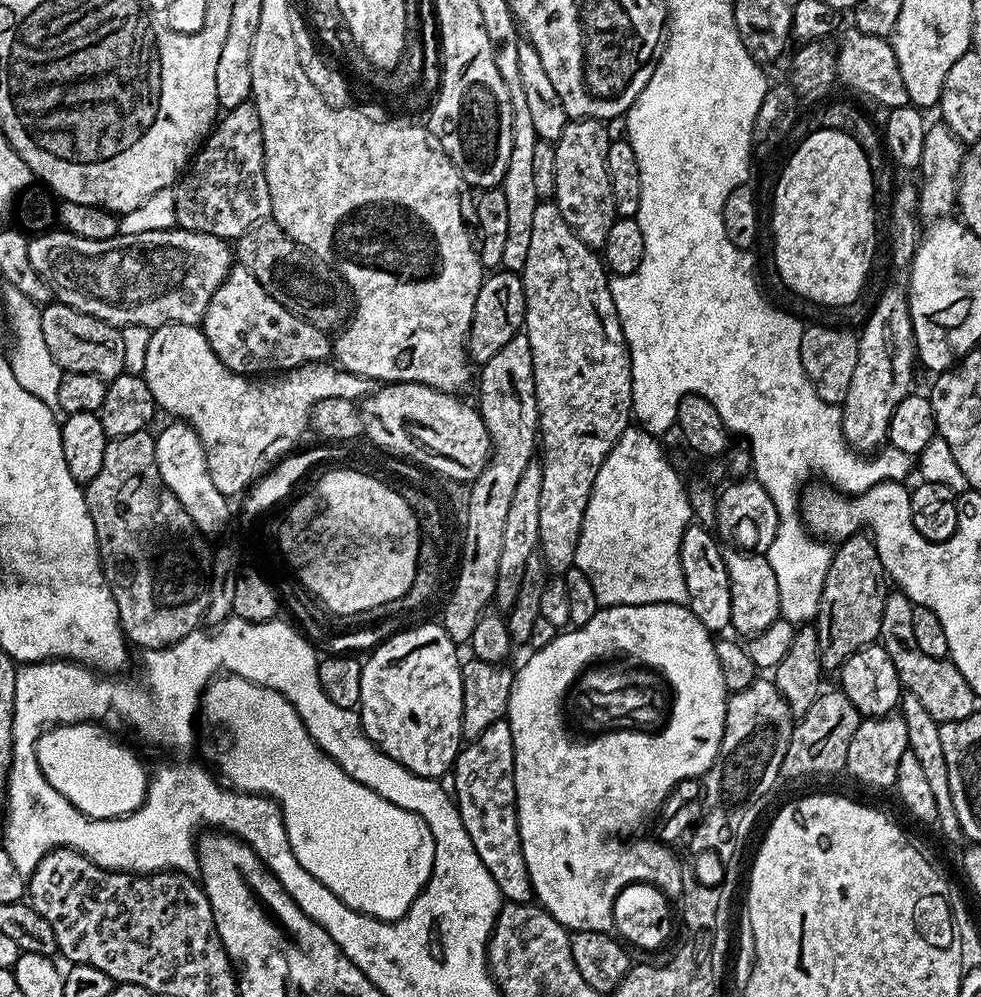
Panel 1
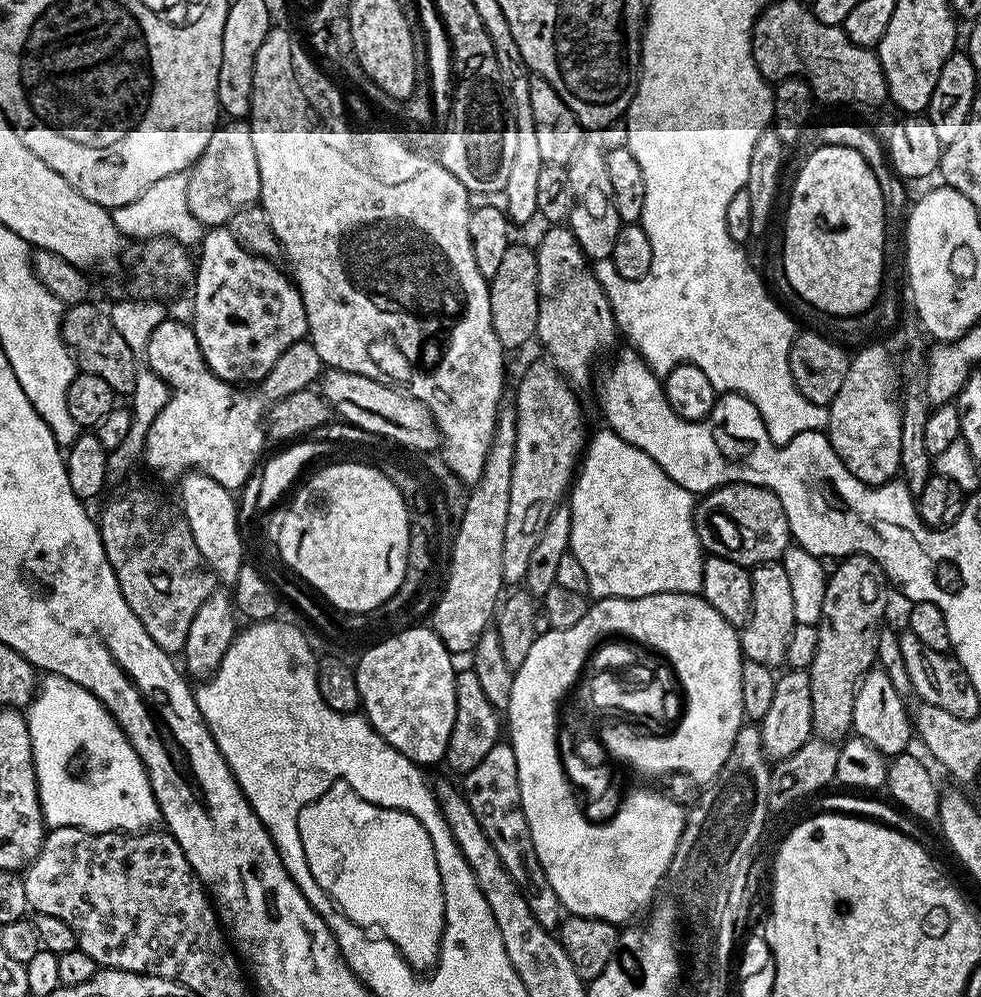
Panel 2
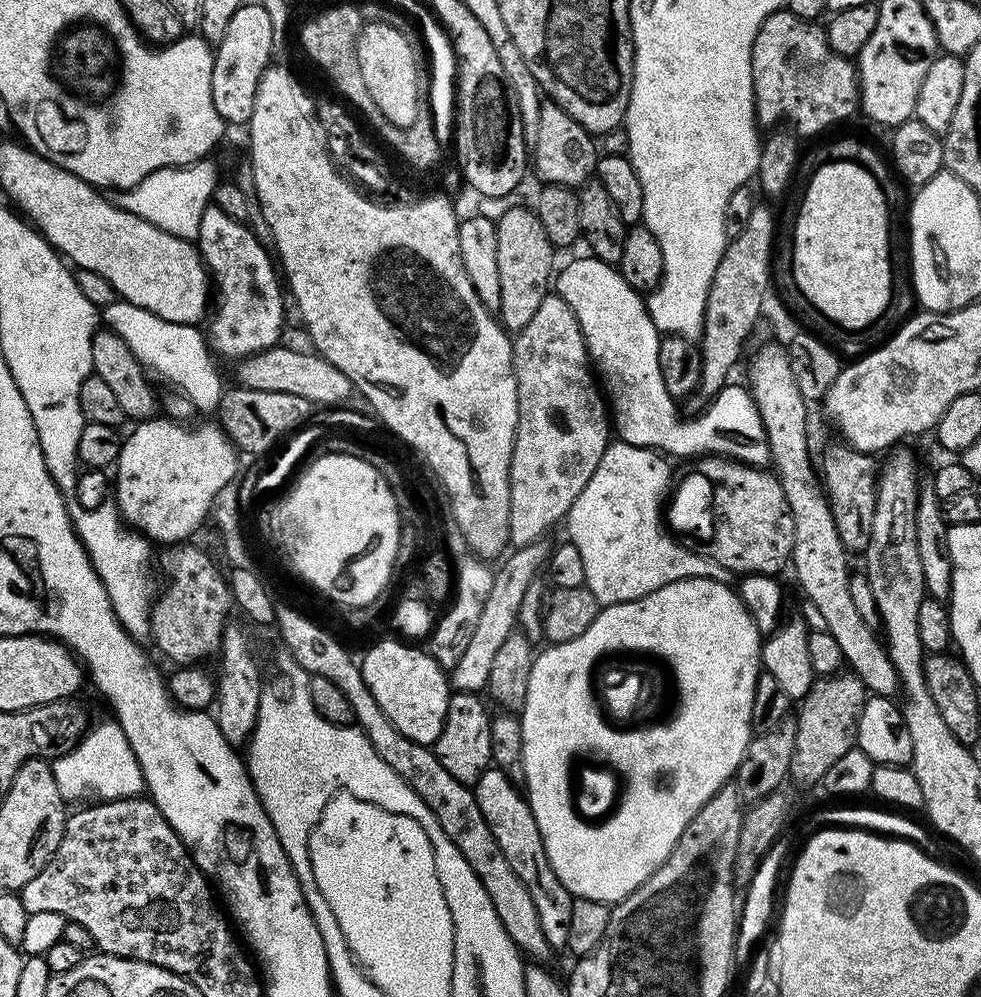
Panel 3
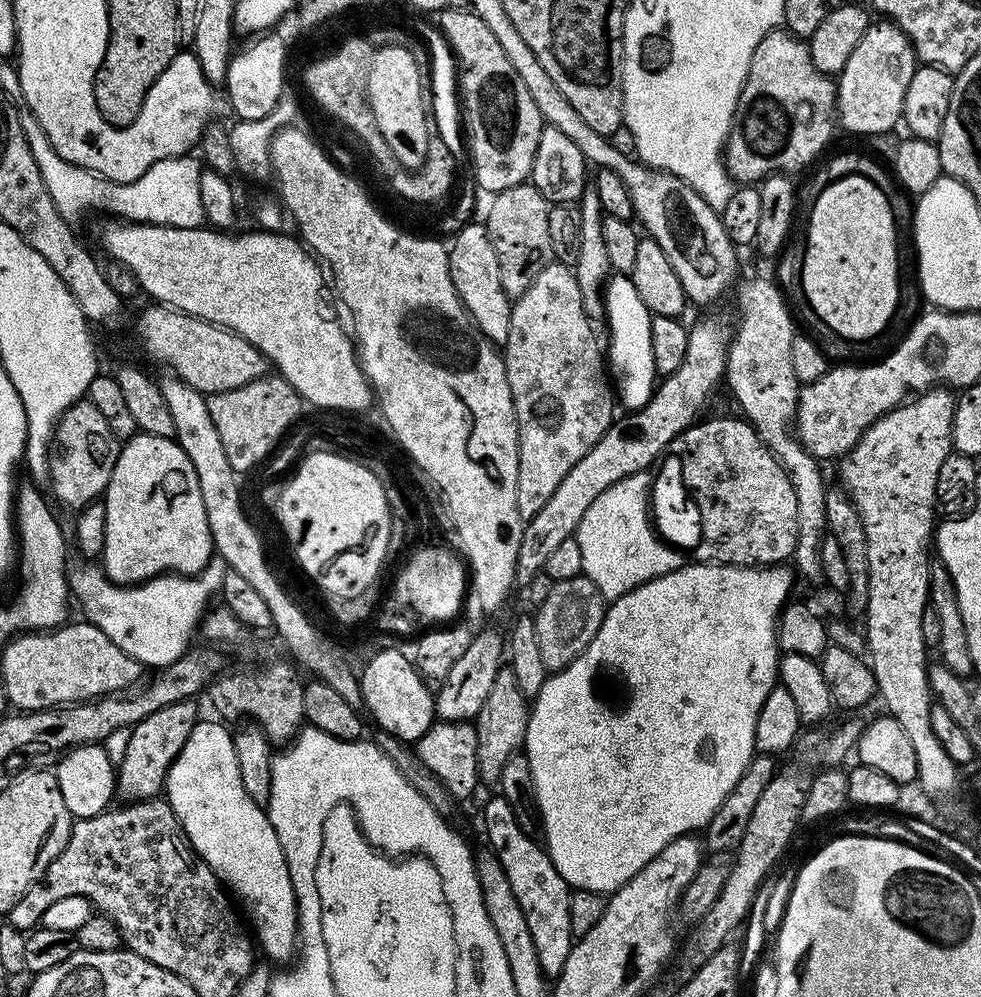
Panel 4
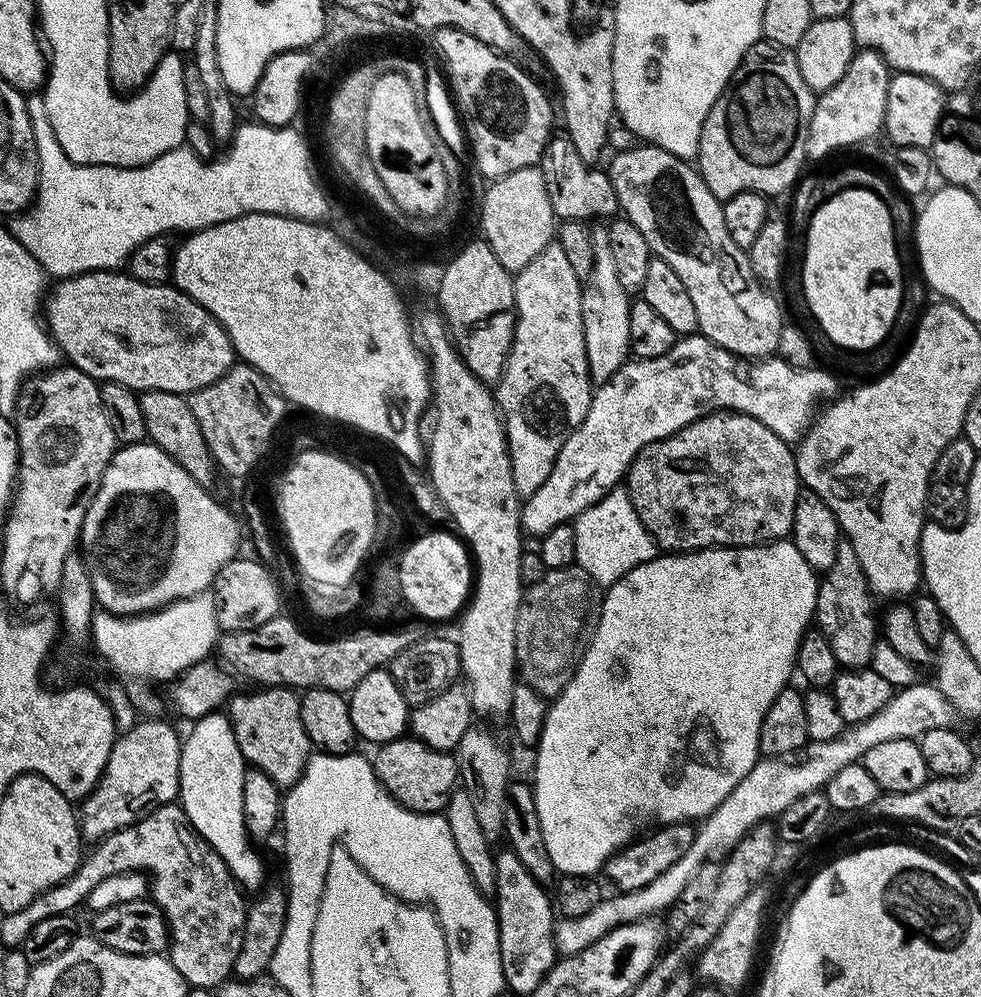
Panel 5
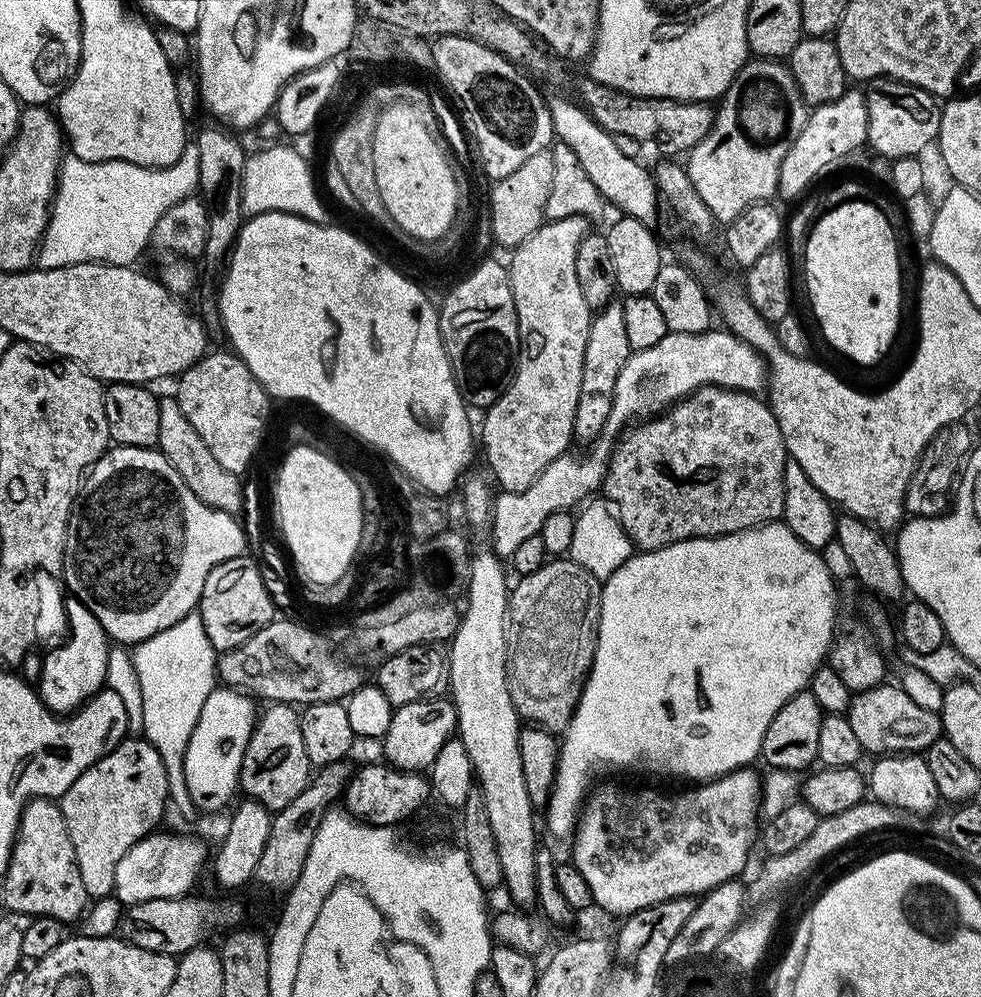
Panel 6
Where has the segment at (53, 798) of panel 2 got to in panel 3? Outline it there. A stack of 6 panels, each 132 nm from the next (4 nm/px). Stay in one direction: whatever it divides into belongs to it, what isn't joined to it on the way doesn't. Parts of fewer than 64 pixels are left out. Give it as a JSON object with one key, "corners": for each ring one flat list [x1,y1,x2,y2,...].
{"corners":[[108,718,105,724,100,724,84,733,79,744,68,753,67,756,58,756,51,761,52,773,58,782,58,790,62,794,65,802,80,800,83,796,92,796,88,798,99,798,105,800,125,800,131,796,139,796,145,791,144,775,138,766,138,758,126,738,126,734,116,723,115,719]]}

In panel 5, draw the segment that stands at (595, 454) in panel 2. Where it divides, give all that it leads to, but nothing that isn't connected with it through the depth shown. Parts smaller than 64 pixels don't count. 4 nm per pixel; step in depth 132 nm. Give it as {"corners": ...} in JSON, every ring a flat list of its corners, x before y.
{"corners":[[627,491,607,492,594,506,574,521,576,529,576,564,590,574,598,585,610,586,621,580,634,566,642,566,658,555,658,545,642,526]]}

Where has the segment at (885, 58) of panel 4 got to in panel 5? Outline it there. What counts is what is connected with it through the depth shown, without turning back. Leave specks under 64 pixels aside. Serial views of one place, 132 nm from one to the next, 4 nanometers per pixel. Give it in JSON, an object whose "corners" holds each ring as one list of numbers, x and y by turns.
{"corners":[[857,51,850,62,850,70,842,74,838,86,830,86,830,90,819,93,814,106,814,114,810,118,810,130,806,138,807,159,820,160,839,148,859,146,863,140,871,136,880,136,886,114,886,94,890,69,888,63,876,52]]}

